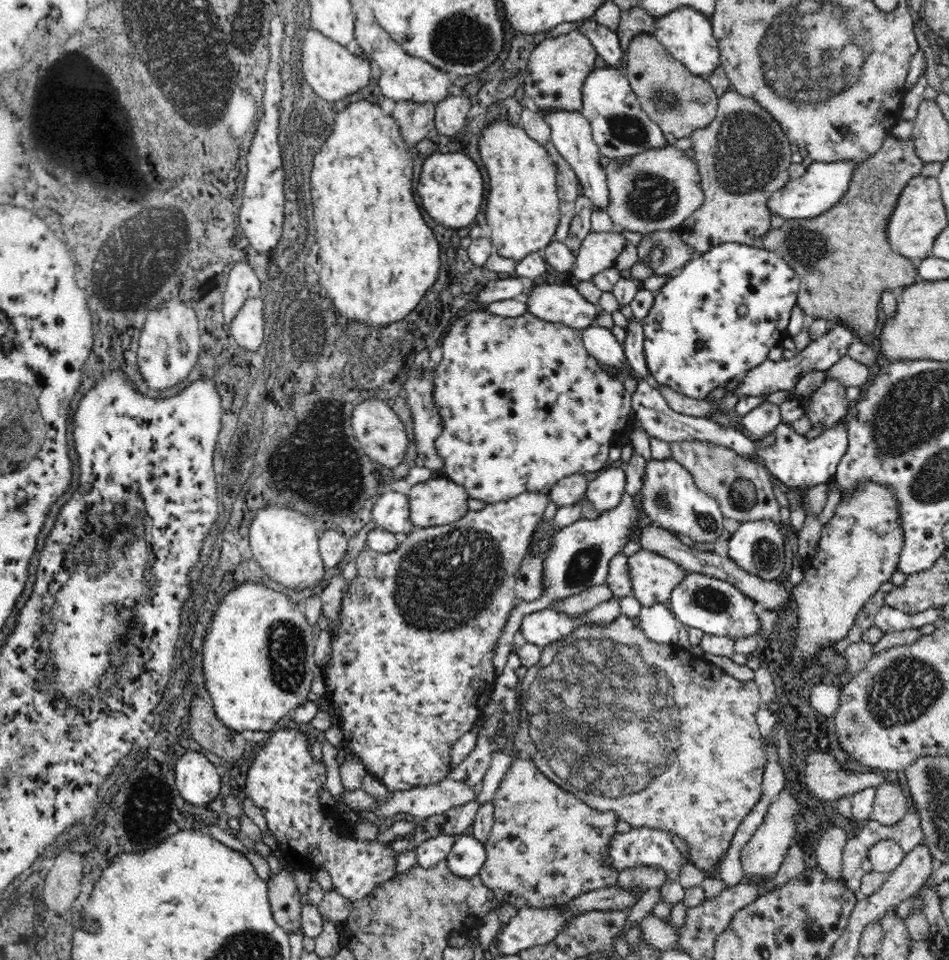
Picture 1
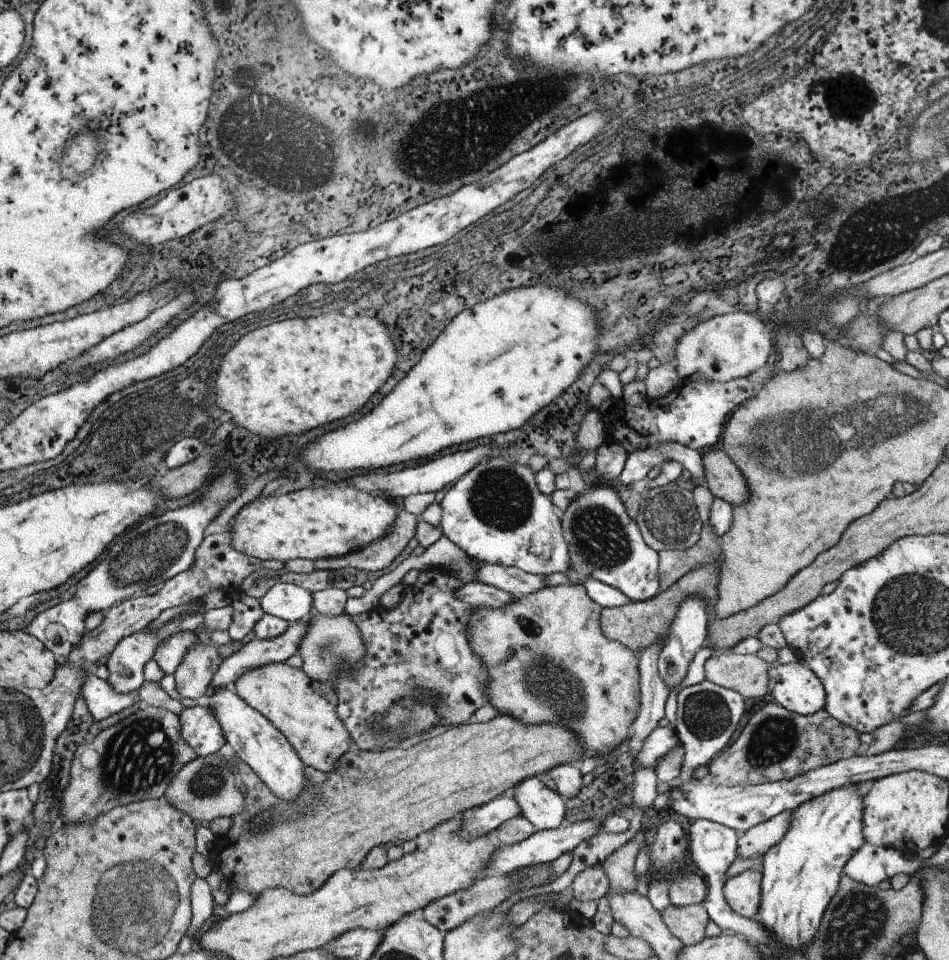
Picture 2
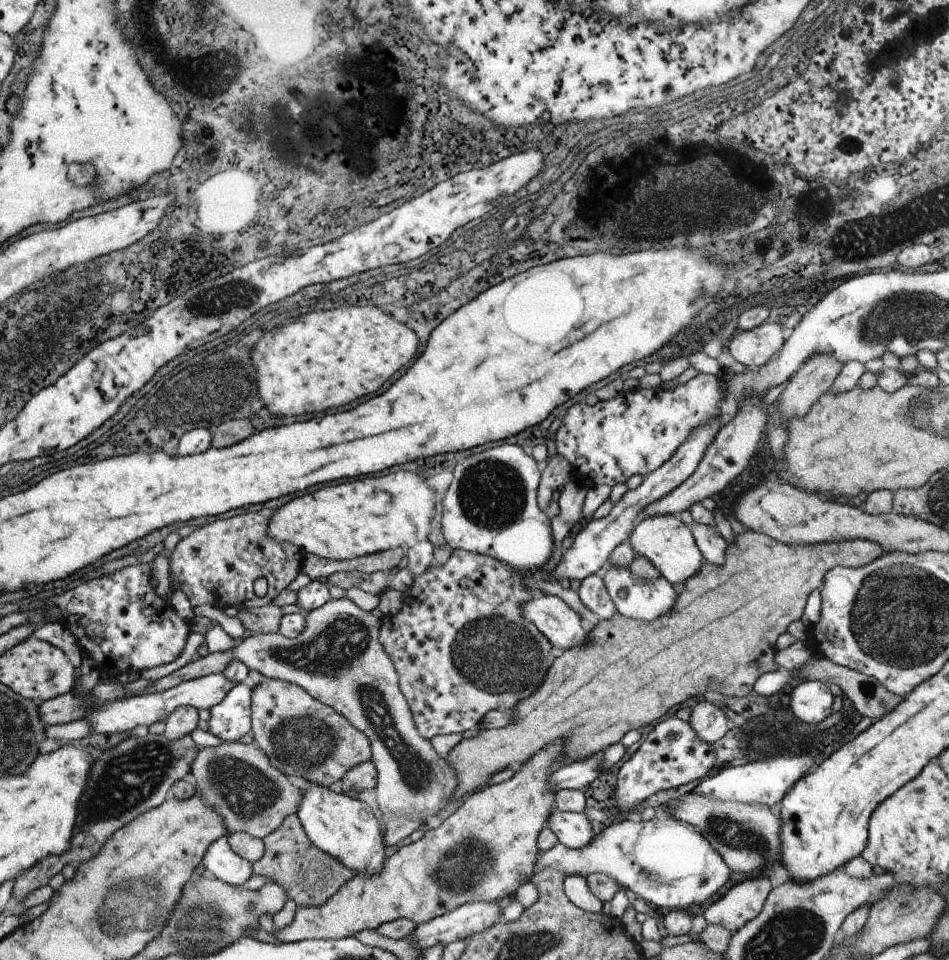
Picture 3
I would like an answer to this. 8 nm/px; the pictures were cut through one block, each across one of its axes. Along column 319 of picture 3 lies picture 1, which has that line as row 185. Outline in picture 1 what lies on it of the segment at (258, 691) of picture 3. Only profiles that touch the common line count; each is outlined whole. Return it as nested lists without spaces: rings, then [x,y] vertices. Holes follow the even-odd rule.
[[[730,86],[718,98],[718,116],[714,122],[696,130],[690,140],[696,152],[694,162],[702,176],[704,202],[678,228],[682,240],[696,250],[696,256],[726,242],[752,246],[756,238],[770,232],[770,218],[774,214],[768,204],[790,178],[790,140],[780,122],[754,98],[746,98]]]

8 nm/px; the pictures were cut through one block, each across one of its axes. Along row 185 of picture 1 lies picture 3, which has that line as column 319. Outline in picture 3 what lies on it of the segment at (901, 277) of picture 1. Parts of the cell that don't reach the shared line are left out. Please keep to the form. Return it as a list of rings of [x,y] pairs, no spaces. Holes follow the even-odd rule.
[[[297,814],[287,816],[275,832],[271,832],[263,838],[263,844],[265,844],[265,852],[263,852],[261,860],[251,864],[253,872],[263,874],[263,876],[271,878],[273,882],[279,880],[277,884],[285,888],[289,900],[293,900],[297,904],[297,908],[323,906],[333,894],[337,894],[337,890],[341,886],[345,886],[347,882],[351,882],[357,876],[353,870],[347,870],[345,866],[341,866],[339,860],[331,858],[329,854],[325,854],[323,850],[319,850],[317,846],[313,846],[309,842]]]

